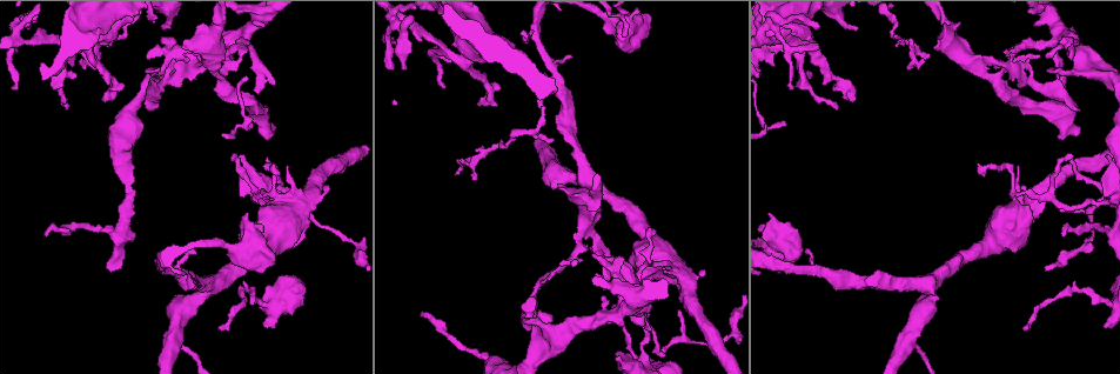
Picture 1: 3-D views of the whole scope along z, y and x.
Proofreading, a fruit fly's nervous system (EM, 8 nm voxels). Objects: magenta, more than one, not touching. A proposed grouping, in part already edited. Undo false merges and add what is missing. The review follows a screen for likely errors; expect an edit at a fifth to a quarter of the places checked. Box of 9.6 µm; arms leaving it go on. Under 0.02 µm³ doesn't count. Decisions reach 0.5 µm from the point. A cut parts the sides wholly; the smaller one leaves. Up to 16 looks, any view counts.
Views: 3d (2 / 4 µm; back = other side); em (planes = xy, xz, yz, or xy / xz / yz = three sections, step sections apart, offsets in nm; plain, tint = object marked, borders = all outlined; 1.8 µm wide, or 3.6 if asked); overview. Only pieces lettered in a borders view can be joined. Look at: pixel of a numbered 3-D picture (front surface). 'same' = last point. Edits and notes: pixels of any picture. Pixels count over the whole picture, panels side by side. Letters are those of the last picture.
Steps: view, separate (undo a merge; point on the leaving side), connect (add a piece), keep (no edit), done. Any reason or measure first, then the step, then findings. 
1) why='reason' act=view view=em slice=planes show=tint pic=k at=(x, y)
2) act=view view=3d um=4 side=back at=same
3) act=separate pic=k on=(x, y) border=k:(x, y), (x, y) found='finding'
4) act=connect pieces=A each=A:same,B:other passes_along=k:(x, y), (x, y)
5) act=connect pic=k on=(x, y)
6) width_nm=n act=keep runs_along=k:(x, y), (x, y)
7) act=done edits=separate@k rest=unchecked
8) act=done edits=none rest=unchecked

why='thick end' act=view view=3d um=2 pic=1 at=(270, 134)

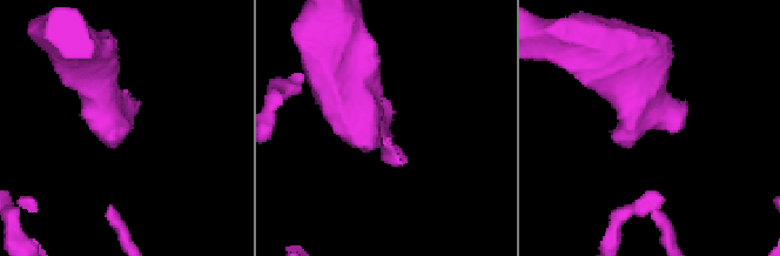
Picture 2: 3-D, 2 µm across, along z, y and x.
act=view view=em slice=planes show=borders pic=2 at=(392, 163)

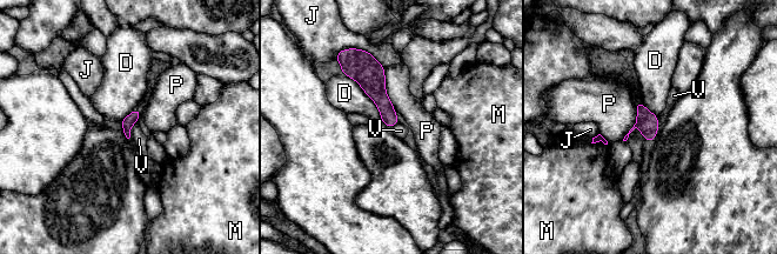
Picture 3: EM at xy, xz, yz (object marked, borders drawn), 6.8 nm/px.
act=keep each=D:other,J:other,M:other,P:other,V:other border=3:(138, 119), (132, 126), (129, 136) found='no lettered piece goes on from it'

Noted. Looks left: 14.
why='thin neck' act=view view=em slice=yz step=8 show=tint pic=1 at=(1064, 35)

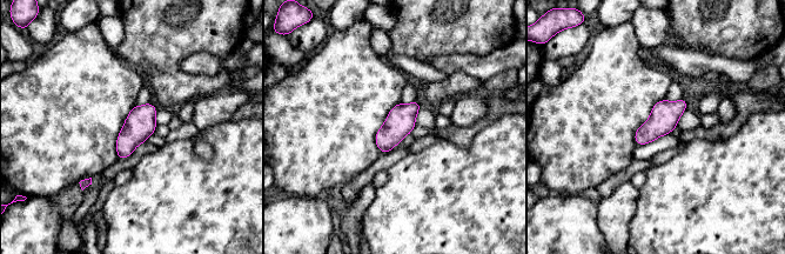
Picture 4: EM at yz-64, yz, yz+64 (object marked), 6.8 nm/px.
why='cut it another way' act=view view=em slice=xz step=4 show=tint at=same

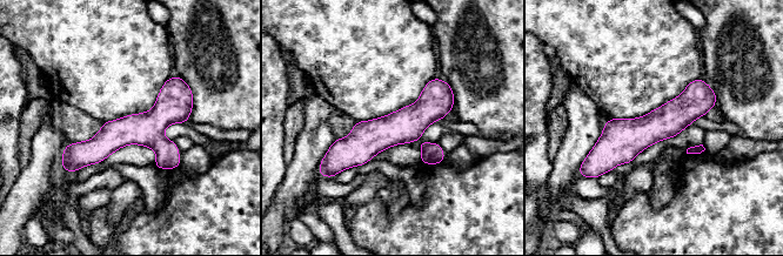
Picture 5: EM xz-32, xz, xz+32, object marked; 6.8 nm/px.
act=view view=em slice=xz step=4 show=borders at=same

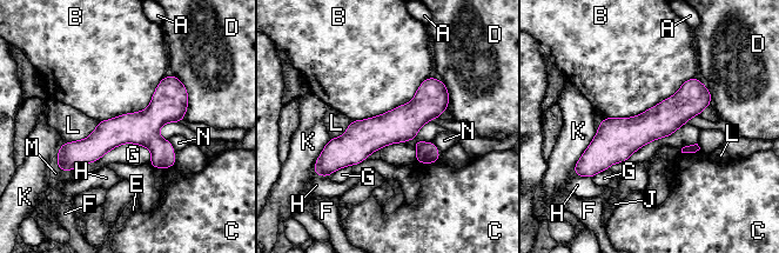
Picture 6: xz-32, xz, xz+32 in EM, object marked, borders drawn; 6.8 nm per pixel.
act=keep each=A:other,B:other,C:other,D:other,E:other,F:other,G:other,H:other,J:other,K:other,L:other,M:other,N:other border=6:(693, 75), (638, 114), (606, 117) found='one cell here'

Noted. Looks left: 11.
why='tapers out' act=view view=em um=3.6 slice=xz step=4 show=tint pic=1 at=(926, 58)

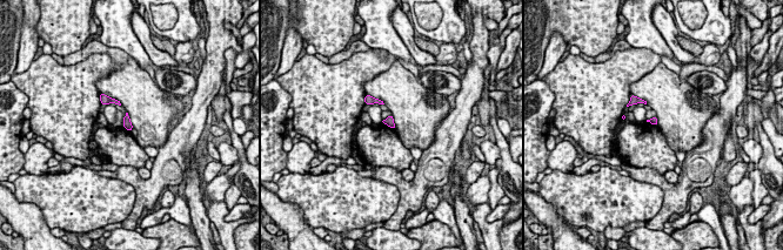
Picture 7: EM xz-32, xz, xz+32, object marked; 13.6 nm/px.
act=view view=em um=3.6 slice=planes show=borders at=same

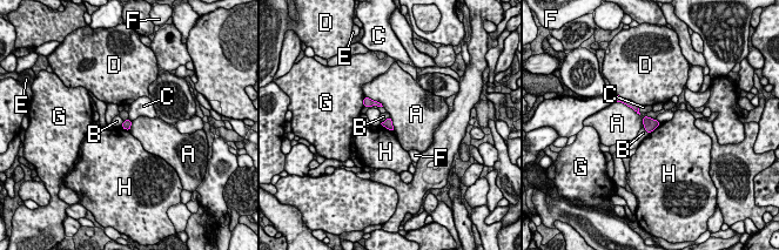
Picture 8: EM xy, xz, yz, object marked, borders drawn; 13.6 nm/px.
width_nm=120 act=keep each=A:other,B:other,C:other,D:other,E:other,F:other,G:other,H:other border=8:(381, 123), (394, 132) found='no lettered piece goes on from it'

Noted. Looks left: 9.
why='thin end' act=view view=3d um=2 pic=1 at=(75, 78)

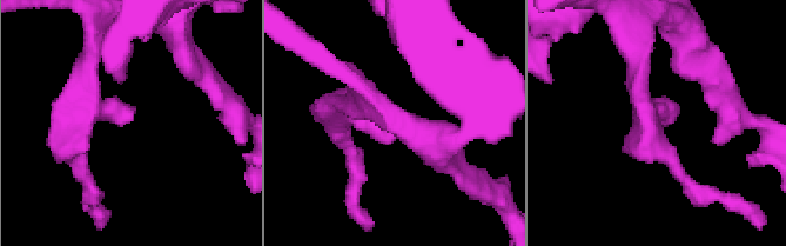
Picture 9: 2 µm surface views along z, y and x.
why='need the tissue' act=view view=em um=3.6 slice=xy step=4 show=tint pic=9 at=(129, 120)

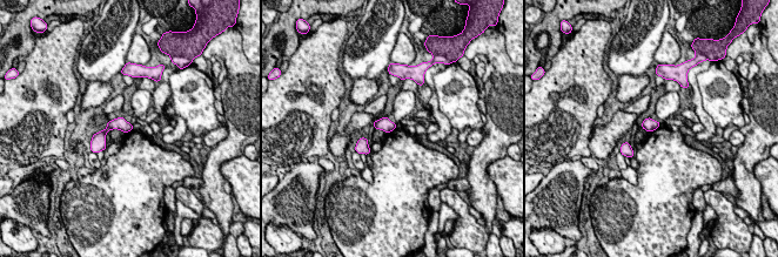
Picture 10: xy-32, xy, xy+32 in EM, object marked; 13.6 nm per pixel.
act=view view=em um=3.6 slice=planes show=borders at=same

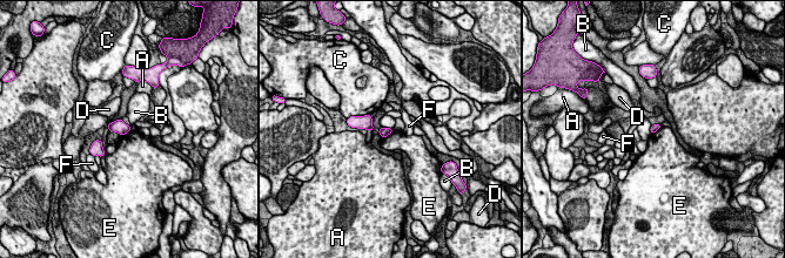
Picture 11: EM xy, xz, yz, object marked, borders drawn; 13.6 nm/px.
longest_contact=C:240nm act=keep each=A:other,B:other,C:other,D:other,E:other,F:other border=11:(662, 127), (651, 134) found='none of them fits'

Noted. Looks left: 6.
why='calibre changes' act=view view=em um=3.6 slice=yz step=16 show=borders pic=1 at=(81, 19)

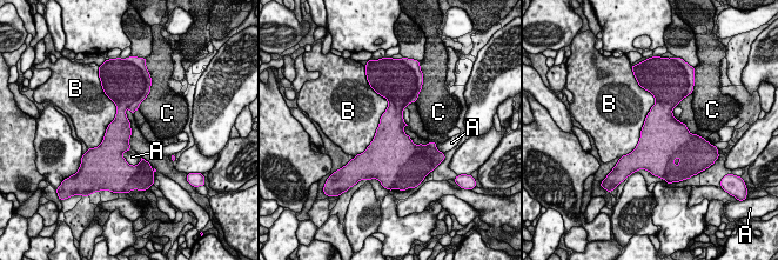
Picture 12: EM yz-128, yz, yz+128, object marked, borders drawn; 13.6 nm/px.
act=keep each=A:other,B:other,C:other border=12:(649, 91), (655, 104), (624, 155) found='all the same cell'

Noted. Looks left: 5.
why='calibre changes' act=view view=em slice=yz step=8 show=borders pic=1 at=(248, 247)

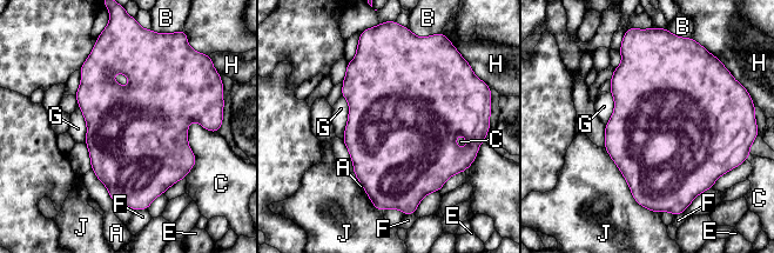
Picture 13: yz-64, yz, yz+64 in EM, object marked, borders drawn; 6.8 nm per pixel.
act=view view=em slice=planes show=borders at=same

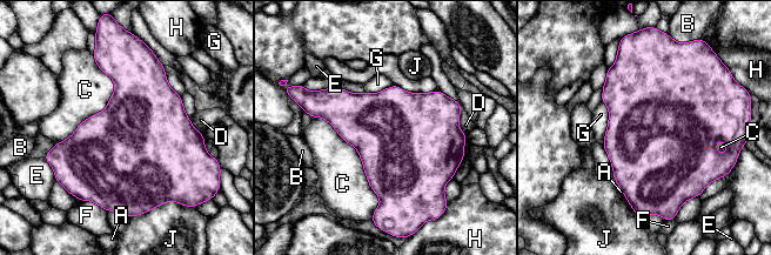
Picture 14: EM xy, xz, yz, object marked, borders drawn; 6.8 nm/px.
act=keep each=A:other,B:other,C:other,D:other,E:other,F:other,G:other,H:other,J:other border=14:(312, 116), (355, 148), (373, 213) found='all the same cell'

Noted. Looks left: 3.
act=done edits=none rest=unchecked

